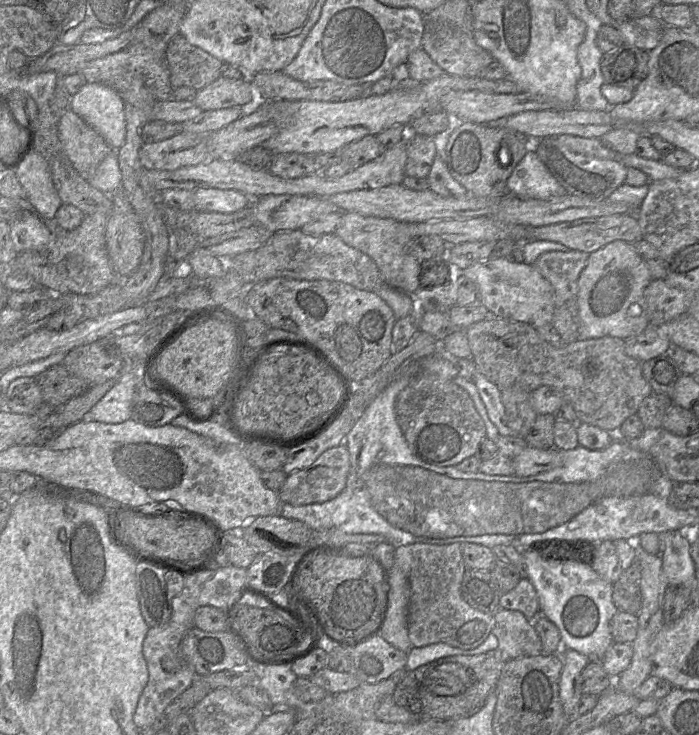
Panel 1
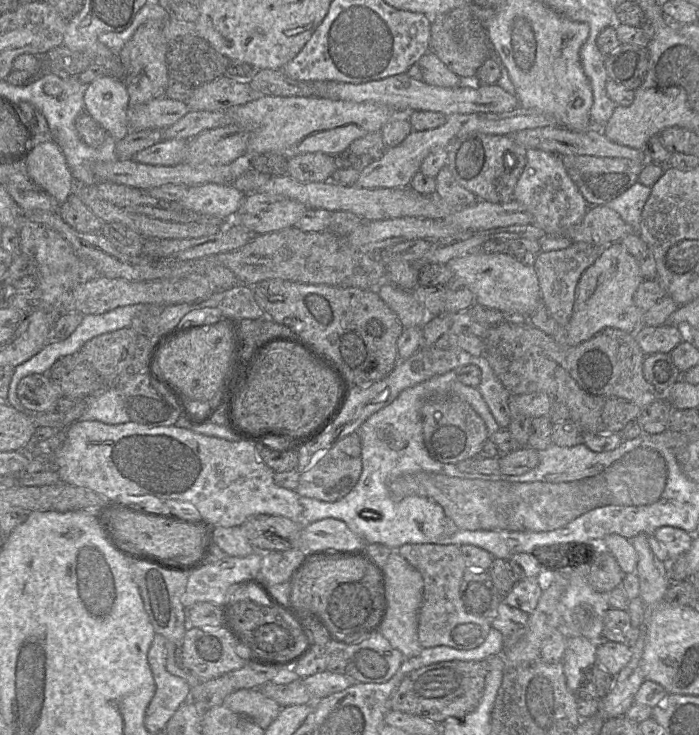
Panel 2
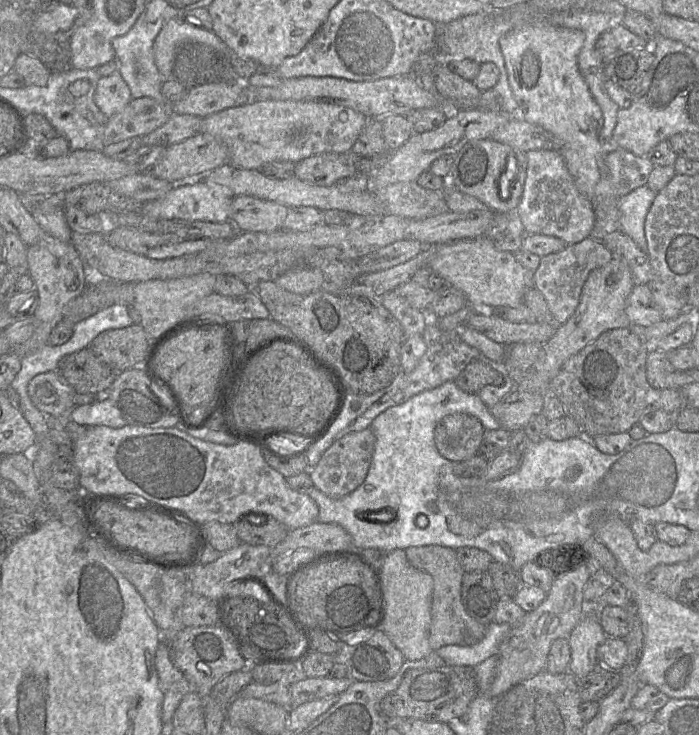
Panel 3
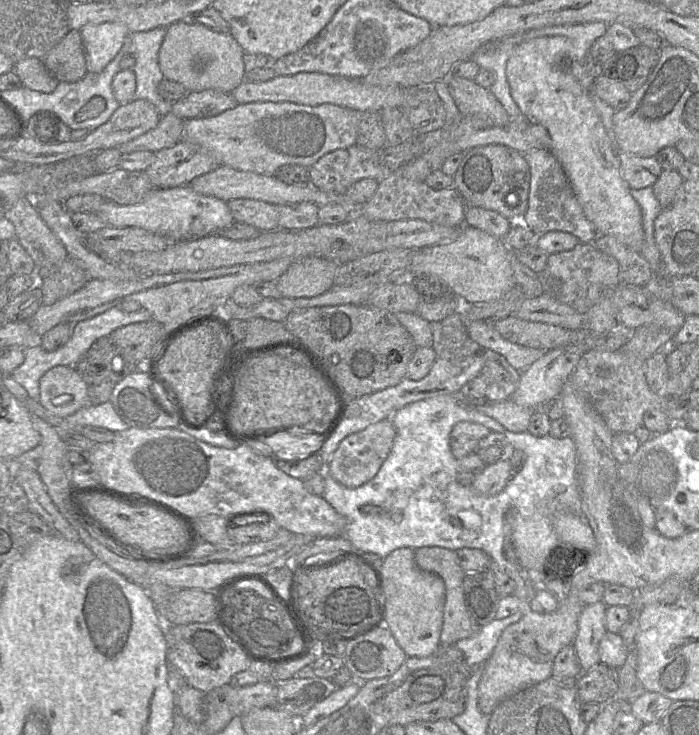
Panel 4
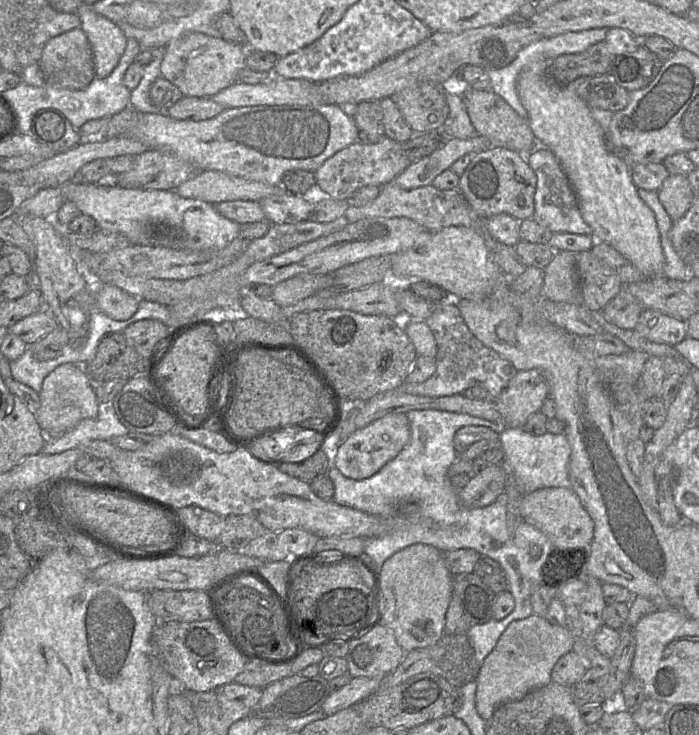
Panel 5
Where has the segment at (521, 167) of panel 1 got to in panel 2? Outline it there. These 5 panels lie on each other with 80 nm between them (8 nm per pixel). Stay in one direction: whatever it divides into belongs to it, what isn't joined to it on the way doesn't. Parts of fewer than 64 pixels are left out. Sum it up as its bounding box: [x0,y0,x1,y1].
[513,149,590,237]

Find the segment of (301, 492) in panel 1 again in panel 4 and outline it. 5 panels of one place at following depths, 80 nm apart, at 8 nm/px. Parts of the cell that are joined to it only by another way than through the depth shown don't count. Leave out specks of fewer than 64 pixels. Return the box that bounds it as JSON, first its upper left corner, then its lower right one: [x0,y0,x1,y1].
[328,419,395,488]

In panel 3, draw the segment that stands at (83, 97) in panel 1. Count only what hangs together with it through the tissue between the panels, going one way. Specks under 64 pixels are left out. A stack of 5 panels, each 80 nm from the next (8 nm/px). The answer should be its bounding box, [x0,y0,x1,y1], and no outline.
[93,71,131,117]

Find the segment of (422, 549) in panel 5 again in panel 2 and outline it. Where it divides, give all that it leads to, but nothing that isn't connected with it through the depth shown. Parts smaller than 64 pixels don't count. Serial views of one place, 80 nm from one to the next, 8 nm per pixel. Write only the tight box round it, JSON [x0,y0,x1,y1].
[380,551,424,657]

